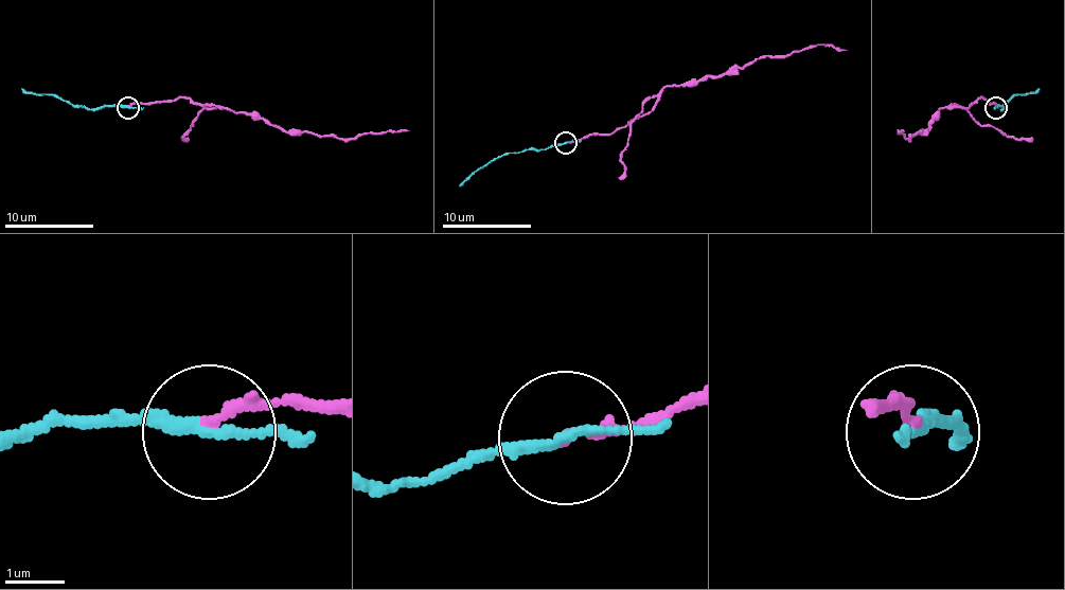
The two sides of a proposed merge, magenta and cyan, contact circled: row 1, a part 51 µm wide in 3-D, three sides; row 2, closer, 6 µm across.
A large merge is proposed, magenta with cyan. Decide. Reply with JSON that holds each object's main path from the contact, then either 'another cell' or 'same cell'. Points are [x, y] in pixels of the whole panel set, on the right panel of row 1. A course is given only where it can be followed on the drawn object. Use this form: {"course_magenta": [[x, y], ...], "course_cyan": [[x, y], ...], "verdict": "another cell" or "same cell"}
{"course_magenta": [[995, 107], [979, 97], [966, 107], [940, 109], [926, 131], [909, 138], [898, 131], [902, 131]], "course_cyan": [[995, 107], [1001, 109], [1017, 93], [1035, 93], [1040, 89]], "verdict": "another cell"}

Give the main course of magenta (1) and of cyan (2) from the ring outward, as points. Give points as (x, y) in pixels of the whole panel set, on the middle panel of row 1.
1: (566, 142), (625, 126), (648, 113), (666, 87), (694, 85), (759, 58), (790, 56), (818, 45), (847, 49)
2: (566, 142), (546, 148), (524, 148), (497, 156), (460, 186)

